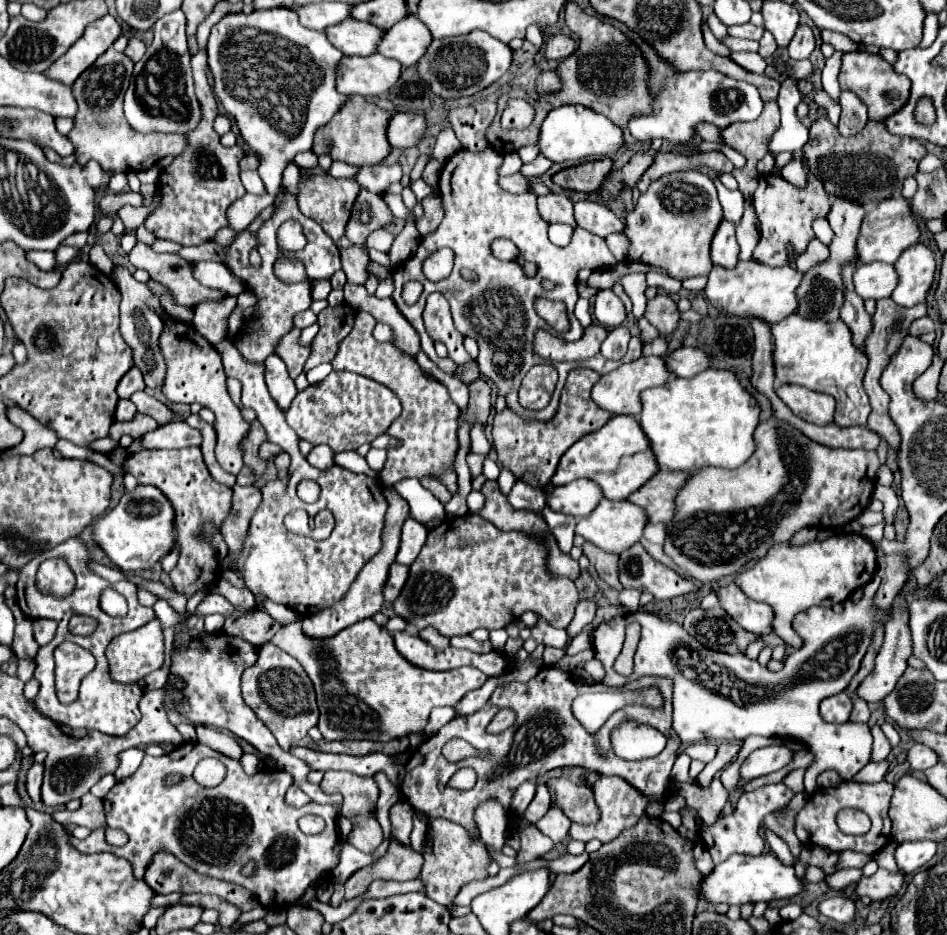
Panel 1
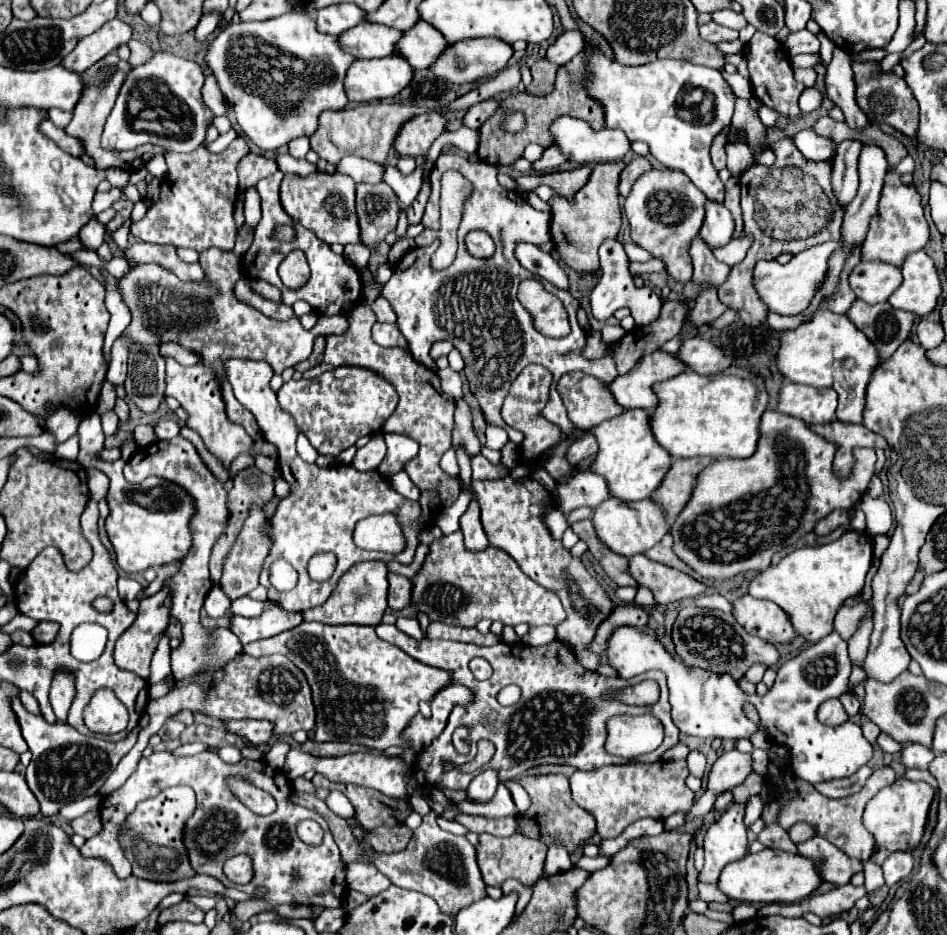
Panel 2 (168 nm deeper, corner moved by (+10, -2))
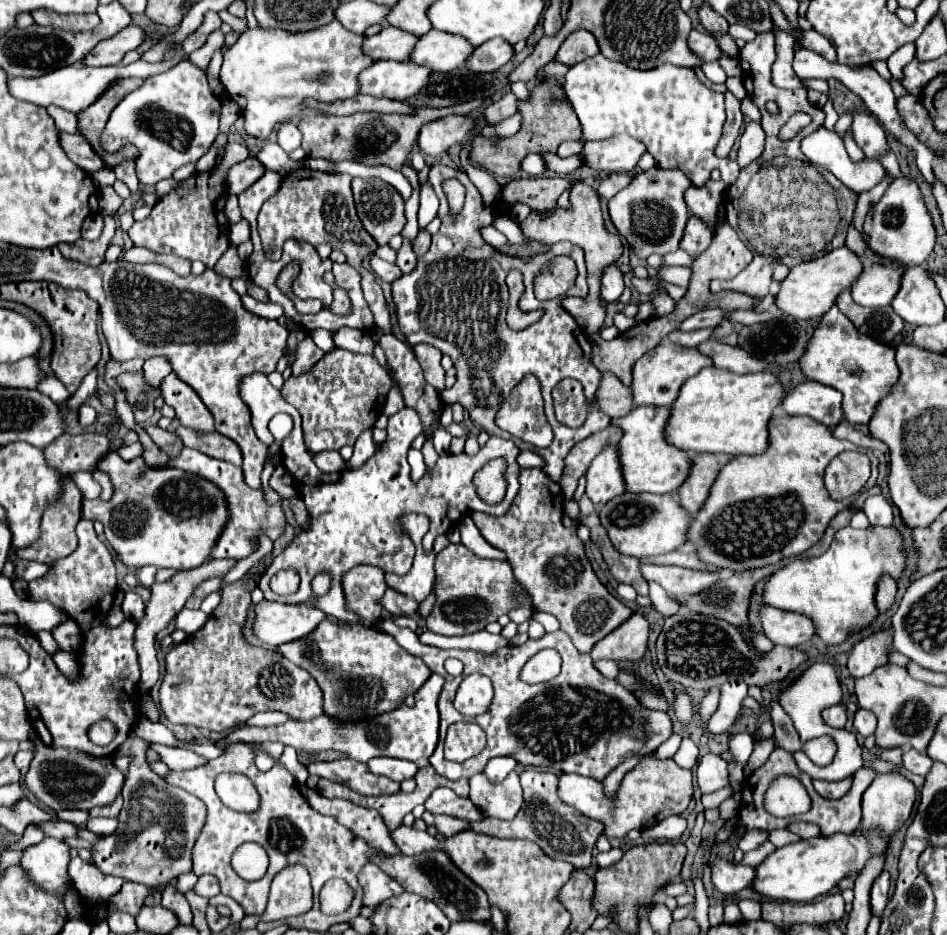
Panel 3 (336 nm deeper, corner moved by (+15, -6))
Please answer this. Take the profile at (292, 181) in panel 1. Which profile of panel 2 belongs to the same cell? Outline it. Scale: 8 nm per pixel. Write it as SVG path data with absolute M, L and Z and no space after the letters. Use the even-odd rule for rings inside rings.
M246 154L238 162L238 178L240 178L240 190L246 190L250 186L256 186L258 180L274 174L278 170L278 164L270 158L264 158L260 154Z

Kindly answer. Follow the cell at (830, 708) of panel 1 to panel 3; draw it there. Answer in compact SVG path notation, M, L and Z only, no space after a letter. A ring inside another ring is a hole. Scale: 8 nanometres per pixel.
M835 704L823 710L823 720L831 726L831 728L845 728L847 724L847 714L845 714L845 706L843 704Z

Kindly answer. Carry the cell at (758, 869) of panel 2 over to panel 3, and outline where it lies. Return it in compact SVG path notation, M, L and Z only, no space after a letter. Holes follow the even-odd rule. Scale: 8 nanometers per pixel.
M833 834L829 838L801 840L771 852L759 866L755 866L755 878L751 888L769 898L785 902L811 902L817 896L831 892L845 876L857 876L871 854L885 850L885 842L869 842L865 834Z

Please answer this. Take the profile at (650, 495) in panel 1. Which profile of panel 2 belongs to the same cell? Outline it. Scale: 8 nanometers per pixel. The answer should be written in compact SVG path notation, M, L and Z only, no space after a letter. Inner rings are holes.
M676 458L672 462L672 468L666 474L662 486L652 496L654 500L658 500L664 506L664 510L670 518L678 516L682 512L682 508L686 506L686 502L692 496L698 474L712 462L714 462L712 458Z

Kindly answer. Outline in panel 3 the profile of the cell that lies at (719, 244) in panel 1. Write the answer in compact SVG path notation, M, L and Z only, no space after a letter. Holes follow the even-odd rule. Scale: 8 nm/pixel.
M709 180L705 186L701 188L691 186L685 192L685 202L689 206L689 212L695 218L699 218L711 232L715 230L715 224L717 224L717 210L725 196L725 188L727 186L723 182Z

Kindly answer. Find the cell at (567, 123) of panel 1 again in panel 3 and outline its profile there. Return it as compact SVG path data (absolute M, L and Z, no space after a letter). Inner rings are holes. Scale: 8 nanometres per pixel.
M619 134L605 140L585 140L581 156L593 170L631 172L643 152L645 146L641 142L627 134Z

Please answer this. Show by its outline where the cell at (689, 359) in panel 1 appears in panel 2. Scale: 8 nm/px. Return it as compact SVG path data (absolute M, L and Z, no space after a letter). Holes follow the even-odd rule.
M700 336L688 338L676 352L676 356L698 374L718 374L732 364L720 346Z

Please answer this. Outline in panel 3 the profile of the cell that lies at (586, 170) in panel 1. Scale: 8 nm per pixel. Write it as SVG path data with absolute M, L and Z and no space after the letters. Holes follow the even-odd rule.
M515 178L505 186L505 200L509 204L525 202L533 210L553 210L557 198L571 188L569 178Z

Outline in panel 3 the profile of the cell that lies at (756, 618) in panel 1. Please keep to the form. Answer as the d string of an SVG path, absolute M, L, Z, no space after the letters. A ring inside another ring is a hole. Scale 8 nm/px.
M761 606L759 620L763 626L763 634L773 644L797 648L815 636L813 622L809 622L807 616L801 616L795 612L785 612L785 610L777 610L771 606Z

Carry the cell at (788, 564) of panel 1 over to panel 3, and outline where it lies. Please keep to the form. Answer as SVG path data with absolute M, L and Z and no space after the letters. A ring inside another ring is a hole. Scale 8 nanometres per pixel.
M847 526L835 534L831 548L823 556L795 558L773 572L763 590L763 604L805 614L813 620L817 636L827 646L841 644L845 642L849 630L869 626L877 618L875 592L879 576L889 572L895 580L899 580L903 566L905 556L901 536L893 530L893 526L869 526L865 530Z

